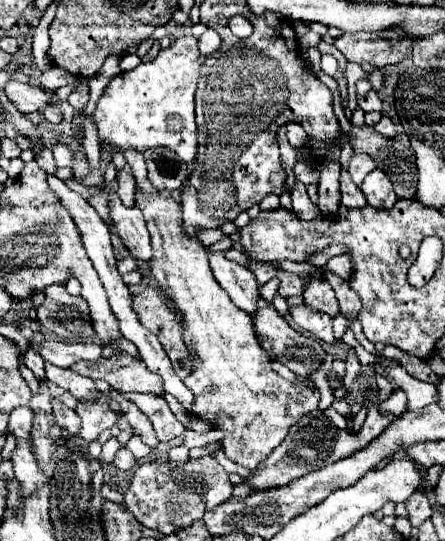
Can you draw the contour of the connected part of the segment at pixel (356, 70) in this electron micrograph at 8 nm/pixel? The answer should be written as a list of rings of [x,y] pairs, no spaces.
[[[347,64],[347,82],[348,82],[348,108],[354,112],[357,108],[356,84],[359,78],[367,78],[367,72],[361,70],[359,64]]]

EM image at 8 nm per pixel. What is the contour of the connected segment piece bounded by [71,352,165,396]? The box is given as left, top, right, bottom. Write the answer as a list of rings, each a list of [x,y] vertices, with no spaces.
[[[119,352],[111,358],[99,358],[95,362],[81,360],[71,368],[93,380],[105,380],[113,390],[119,392],[143,392],[165,396],[161,378],[157,378],[157,374],[153,374],[145,366],[145,362],[127,352]]]

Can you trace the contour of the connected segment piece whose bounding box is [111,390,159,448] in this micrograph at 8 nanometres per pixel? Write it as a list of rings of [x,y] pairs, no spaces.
[[[111,390],[111,394],[113,394],[113,398],[123,406],[123,412],[125,412],[125,416],[127,416],[131,428],[135,430],[135,434],[141,436],[141,440],[143,440],[147,446],[155,448],[155,446],[159,444],[159,440],[157,440],[157,436],[155,436],[155,430],[153,430],[149,418],[147,418],[135,404],[127,402],[119,392],[113,392],[113,390]]]

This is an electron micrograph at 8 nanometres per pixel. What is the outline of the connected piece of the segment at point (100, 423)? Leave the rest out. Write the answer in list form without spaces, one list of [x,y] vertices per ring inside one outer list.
[[[77,404],[77,414],[83,420],[81,426],[81,438],[87,442],[93,442],[101,436],[103,430],[111,428],[117,420],[115,412],[109,408],[109,404]]]

